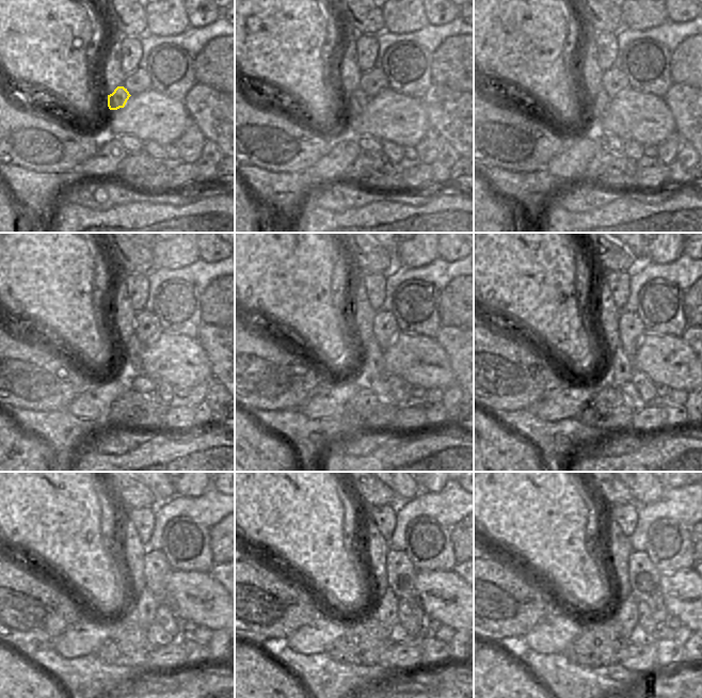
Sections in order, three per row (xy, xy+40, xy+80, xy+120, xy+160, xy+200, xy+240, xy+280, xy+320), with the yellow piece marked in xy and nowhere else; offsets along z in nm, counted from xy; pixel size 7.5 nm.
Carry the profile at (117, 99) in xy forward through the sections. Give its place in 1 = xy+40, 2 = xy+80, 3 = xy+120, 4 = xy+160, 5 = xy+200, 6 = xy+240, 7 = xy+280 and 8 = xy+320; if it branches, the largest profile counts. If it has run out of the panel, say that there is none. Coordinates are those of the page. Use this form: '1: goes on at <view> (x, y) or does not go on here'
1: goes on at xy+40 (356, 101)
2: goes on at xy+80 (599, 104)
3: goes on at xy+120 (132, 349)
4: goes on at xy+160 (371, 353)
5: goes on at xy+200 (619, 367)
6: goes on at xy+240 (145, 604)
7: goes on at xy+280 (385, 611)
8: goes on at xy+320 (626, 616)

